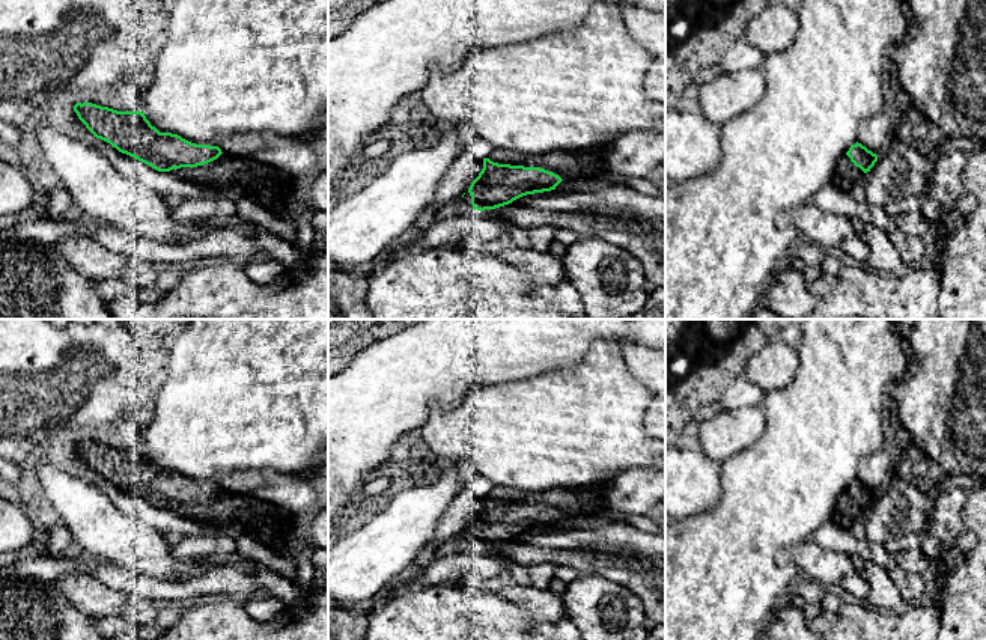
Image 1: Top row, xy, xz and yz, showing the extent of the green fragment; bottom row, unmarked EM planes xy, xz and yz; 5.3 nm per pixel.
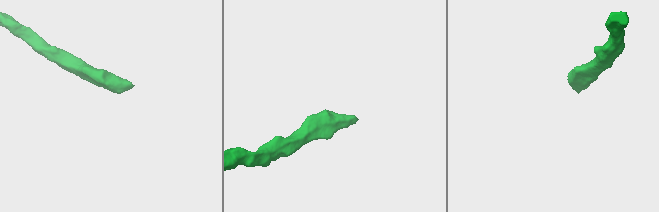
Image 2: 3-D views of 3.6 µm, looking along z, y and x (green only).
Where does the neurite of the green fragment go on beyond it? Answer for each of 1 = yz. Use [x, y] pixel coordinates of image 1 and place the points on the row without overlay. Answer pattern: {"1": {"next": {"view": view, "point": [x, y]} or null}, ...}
{"1": {"next": {"view": "yz", "point": [846, 511]}}}

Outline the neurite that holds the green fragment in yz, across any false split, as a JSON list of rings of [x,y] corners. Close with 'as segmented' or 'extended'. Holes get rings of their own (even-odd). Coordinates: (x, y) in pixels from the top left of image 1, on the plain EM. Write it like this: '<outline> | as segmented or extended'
[[[857,479],[838,495],[831,521],[849,529],[854,521],[863,518],[864,512],[870,509],[876,498],[878,492]]] | extended

